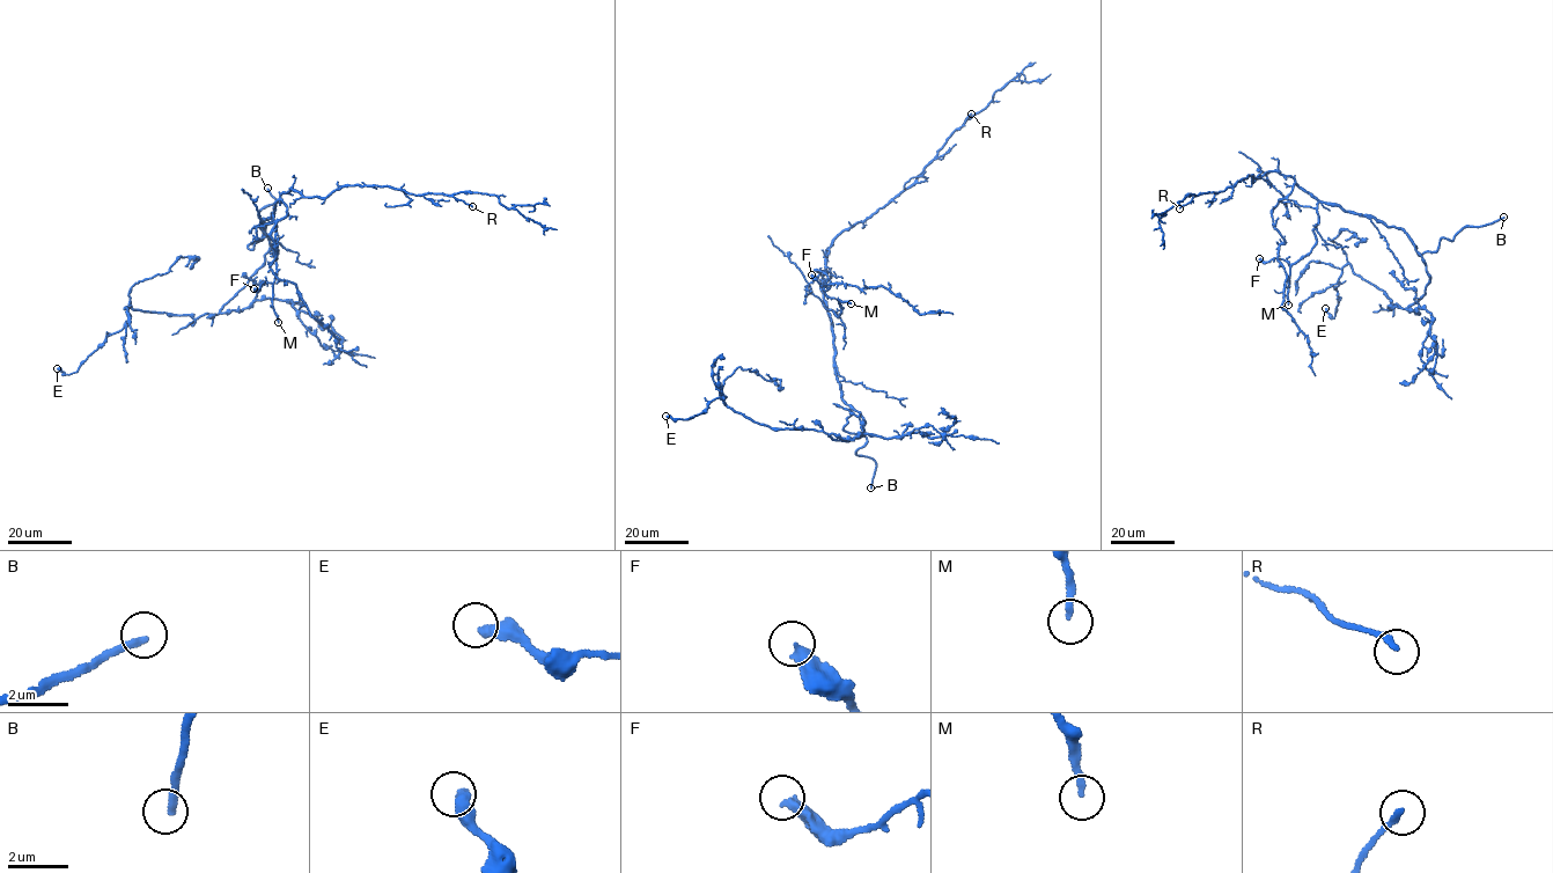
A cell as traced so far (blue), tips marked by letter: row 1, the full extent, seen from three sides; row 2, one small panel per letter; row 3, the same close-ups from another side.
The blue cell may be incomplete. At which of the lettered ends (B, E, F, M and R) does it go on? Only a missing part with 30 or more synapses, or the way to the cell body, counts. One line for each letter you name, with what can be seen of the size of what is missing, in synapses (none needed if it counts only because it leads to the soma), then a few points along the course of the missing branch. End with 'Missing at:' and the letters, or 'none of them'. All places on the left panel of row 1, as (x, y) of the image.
B: missing branch runs (267, 188), (277, 153), (281, 151)
M: about 35 synapses; missing branch runs (278, 322), (281, 339), (292, 350), (289, 362), (277, 376), (266, 380)
Missing at: B, M

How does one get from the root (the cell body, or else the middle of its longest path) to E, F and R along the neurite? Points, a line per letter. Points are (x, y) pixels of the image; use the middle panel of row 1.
E: (833, 352), (841, 398), (865, 422), (854, 439), (772, 430), (734, 411), (725, 396), (687, 419), (665, 416)
F: (833, 352), (827, 310), (839, 317), (841, 306), (826, 295), (811, 274)
R: (833, 352), (831, 318), (821, 286), (826, 249), (841, 232), (870, 218), (914, 183), (947, 139), (971, 114)

